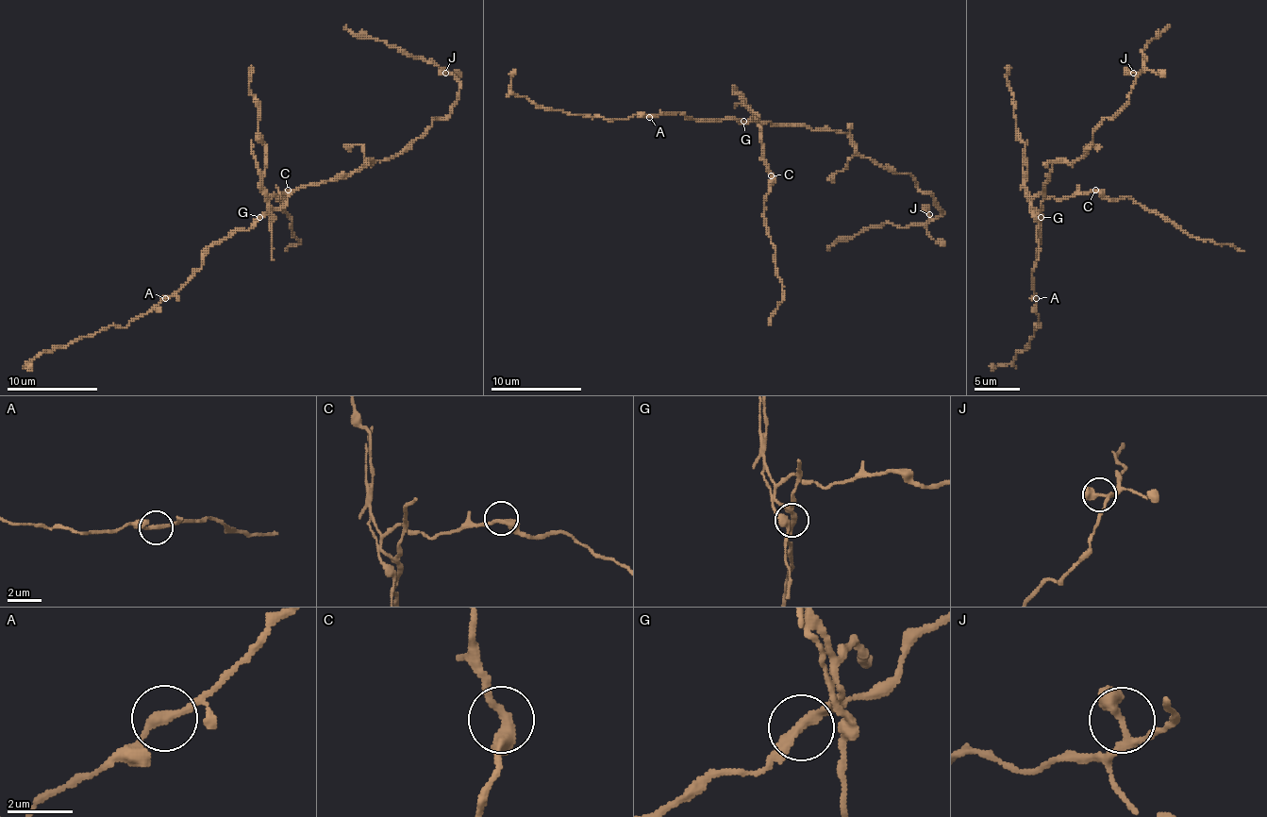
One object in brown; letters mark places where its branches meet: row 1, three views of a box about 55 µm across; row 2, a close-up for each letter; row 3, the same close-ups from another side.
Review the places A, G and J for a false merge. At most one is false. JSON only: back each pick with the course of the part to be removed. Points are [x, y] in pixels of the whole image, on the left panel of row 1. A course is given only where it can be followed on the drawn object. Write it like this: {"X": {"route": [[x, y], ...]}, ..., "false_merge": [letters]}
{"G": {"route": [[260, 217], [274, 194], [288, 192], [280, 206], [298, 244], [285, 251]]}, "false_merge": ["G"]}

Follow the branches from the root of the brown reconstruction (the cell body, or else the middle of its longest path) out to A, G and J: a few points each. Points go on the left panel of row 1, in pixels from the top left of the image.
A: (306, 185), (246, 230), (233, 230), (212, 244), (204, 264), (165, 298)
G: (306, 185), (301, 185), (278, 208), (272, 208), (260, 217)
J: (306, 185), (346, 178), (364, 162), (403, 154), (434, 117), (445, 117), (450, 113), (459, 81), (445, 73)

